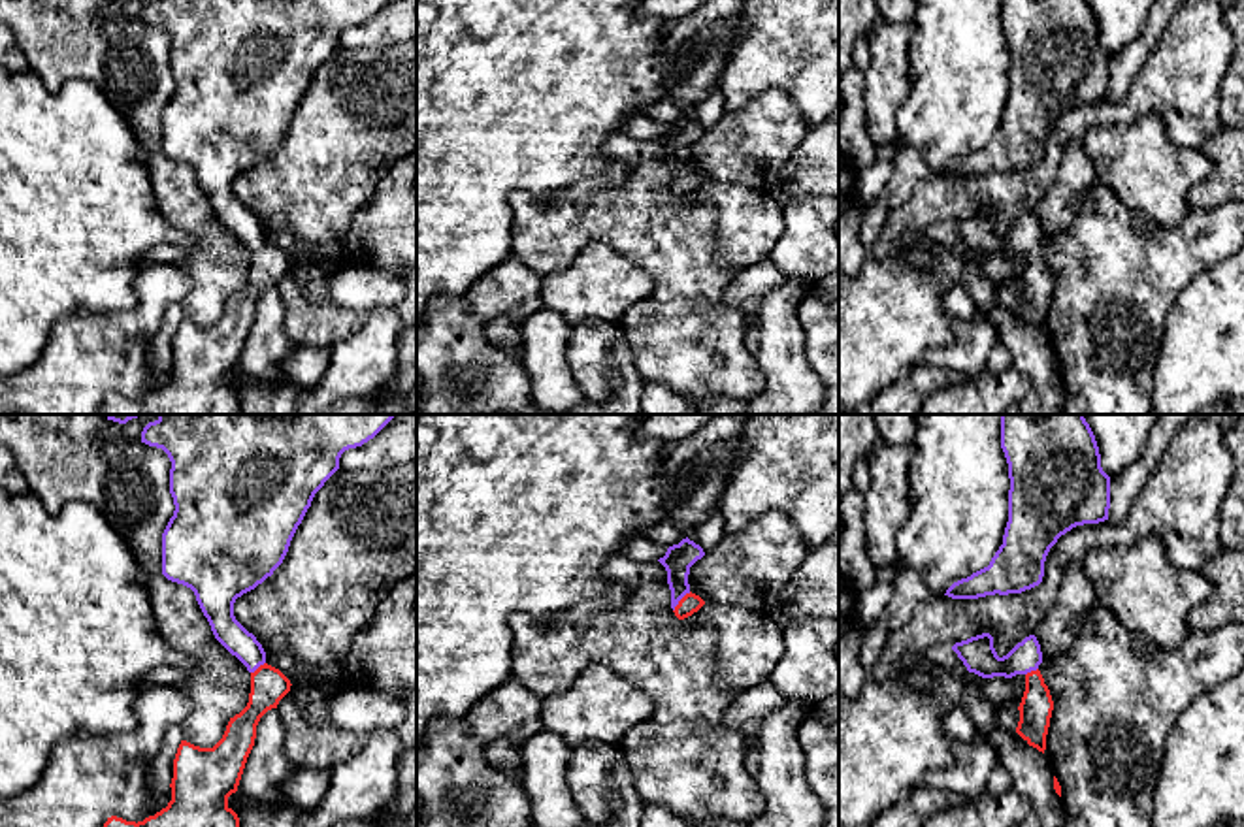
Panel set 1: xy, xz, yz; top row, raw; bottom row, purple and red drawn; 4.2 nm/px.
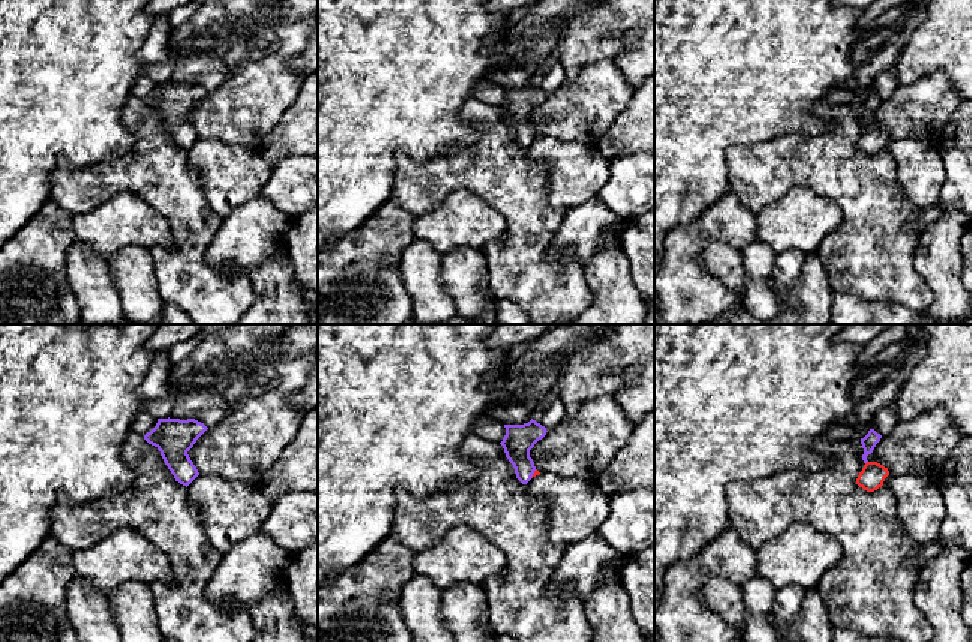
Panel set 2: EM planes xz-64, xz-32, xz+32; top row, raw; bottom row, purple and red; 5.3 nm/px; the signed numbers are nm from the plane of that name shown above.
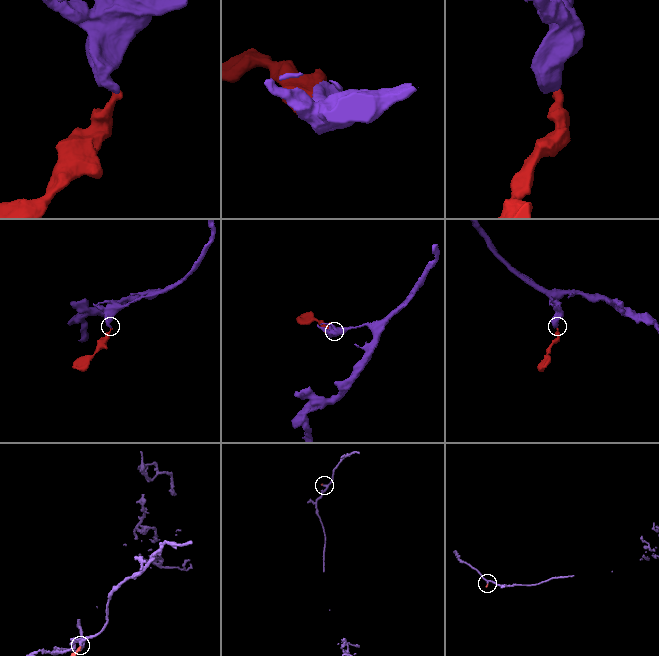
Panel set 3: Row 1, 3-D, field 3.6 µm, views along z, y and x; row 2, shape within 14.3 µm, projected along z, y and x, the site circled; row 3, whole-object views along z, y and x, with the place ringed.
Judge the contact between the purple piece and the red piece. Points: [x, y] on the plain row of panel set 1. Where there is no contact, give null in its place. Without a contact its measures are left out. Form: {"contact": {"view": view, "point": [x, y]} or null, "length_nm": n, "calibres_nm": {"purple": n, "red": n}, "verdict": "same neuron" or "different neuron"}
{"contact": {"view": "xz", "point": [679, 178]}, "length_nm": 120, "calibres_nm": {"purple": 120, "red": 90}, "verdict": "same neuron"}

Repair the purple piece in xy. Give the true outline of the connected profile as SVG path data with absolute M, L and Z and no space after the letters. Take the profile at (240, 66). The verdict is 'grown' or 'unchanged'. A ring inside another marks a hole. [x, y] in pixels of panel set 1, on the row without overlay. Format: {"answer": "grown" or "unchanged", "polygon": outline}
{"answer": "grown", "polygon": "M149 0L141 21L162 26L170 40L170 72L173 94L162 111L162 153L190 166L207 196L215 217L236 234L251 251L247 284L230 296L222 316L213 326L200 326L181 318L173 337L172 379L166 386L143 399L126 399L111 394L96 414L241 414L239 396L228 384L228 375L237 369L247 335L254 324L260 296L277 286L290 269L290 258L266 241L266 230L253 211L234 194L234 181L243 171L262 162L283 141L290 119L302 102L315 72L339 47L345 28L362 24L388 0Z"}

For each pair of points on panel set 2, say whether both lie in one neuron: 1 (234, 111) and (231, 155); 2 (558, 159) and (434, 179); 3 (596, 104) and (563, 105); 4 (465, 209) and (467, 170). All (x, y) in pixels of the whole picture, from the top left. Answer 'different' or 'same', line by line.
1: different
2: different
3: same
4: different

